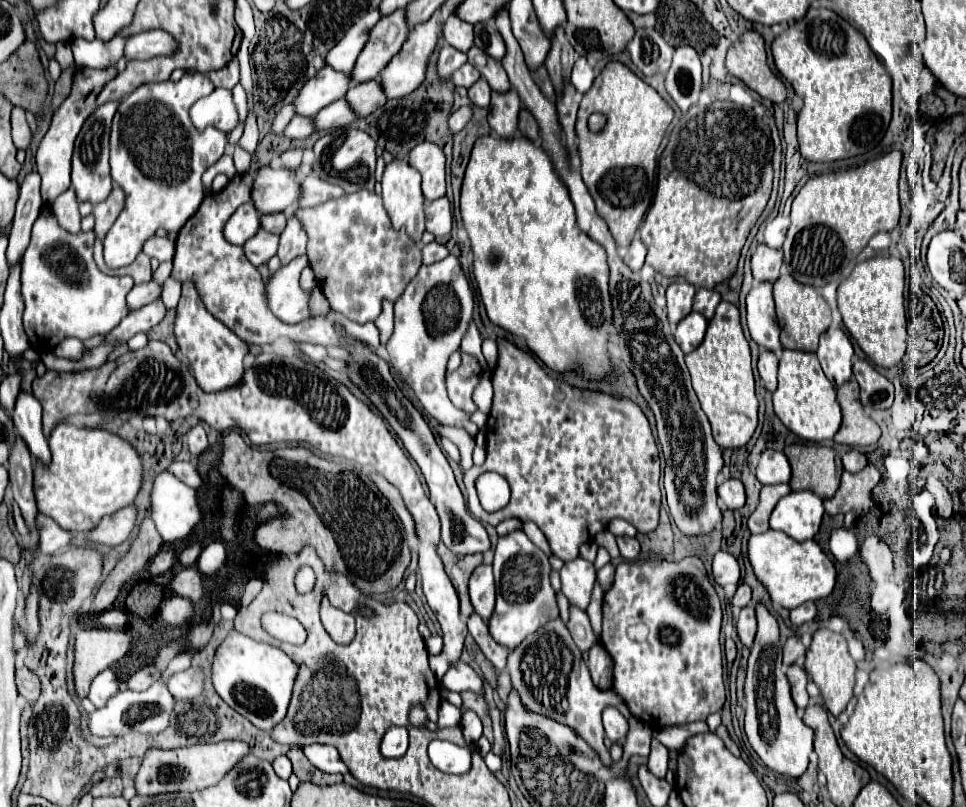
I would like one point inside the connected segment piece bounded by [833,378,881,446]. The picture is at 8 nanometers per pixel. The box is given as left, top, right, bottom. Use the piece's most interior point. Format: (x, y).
(858, 429)

